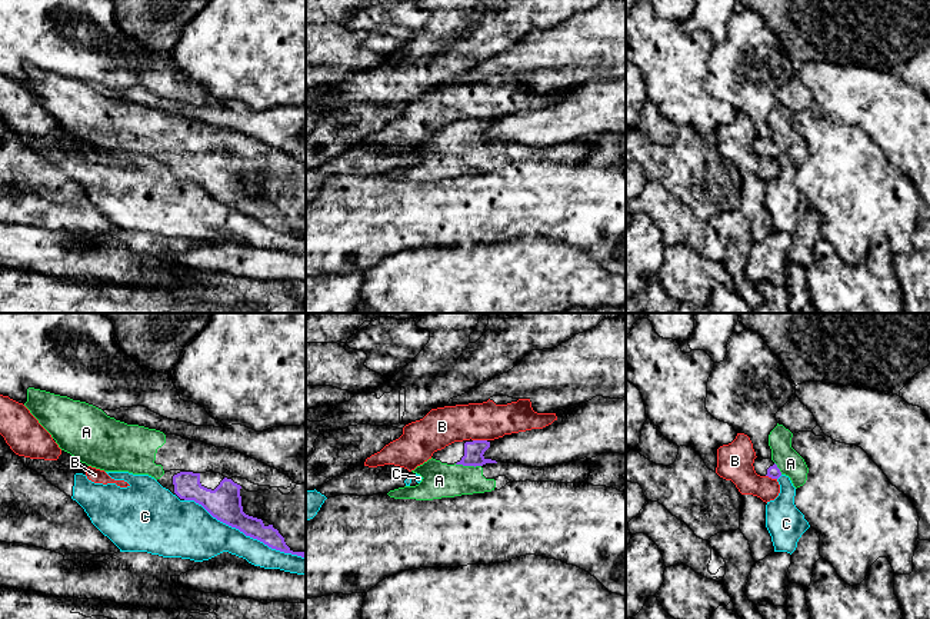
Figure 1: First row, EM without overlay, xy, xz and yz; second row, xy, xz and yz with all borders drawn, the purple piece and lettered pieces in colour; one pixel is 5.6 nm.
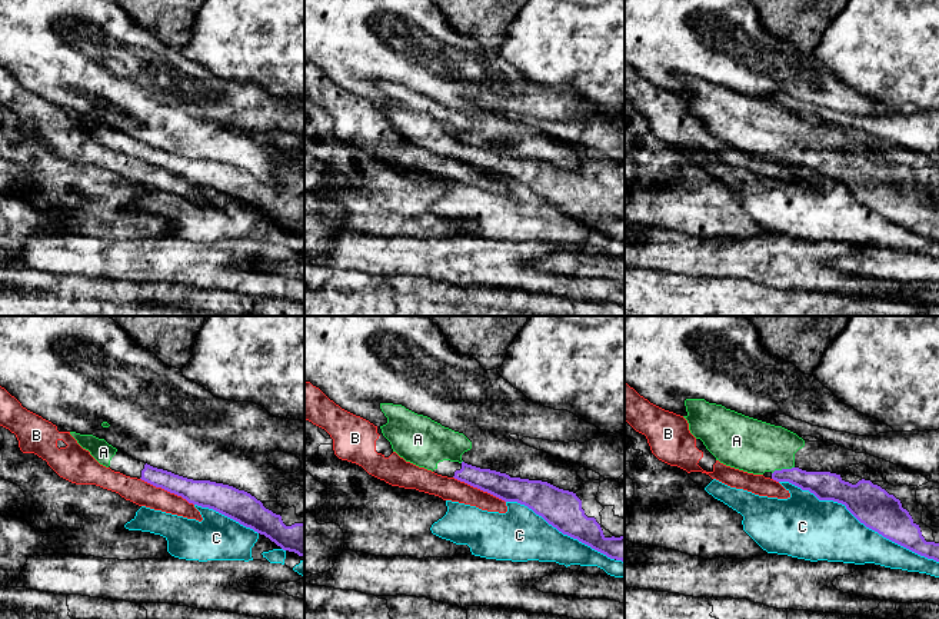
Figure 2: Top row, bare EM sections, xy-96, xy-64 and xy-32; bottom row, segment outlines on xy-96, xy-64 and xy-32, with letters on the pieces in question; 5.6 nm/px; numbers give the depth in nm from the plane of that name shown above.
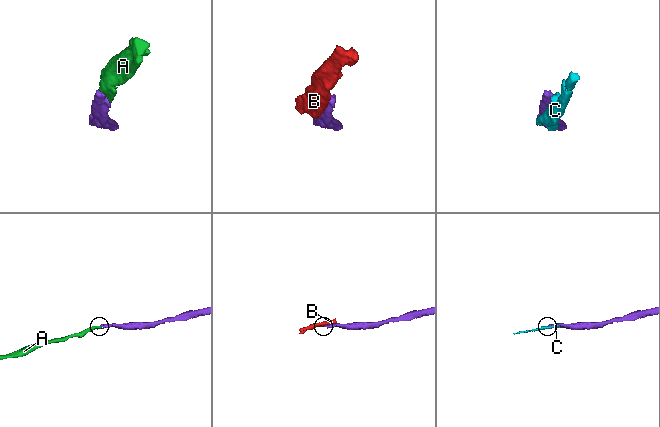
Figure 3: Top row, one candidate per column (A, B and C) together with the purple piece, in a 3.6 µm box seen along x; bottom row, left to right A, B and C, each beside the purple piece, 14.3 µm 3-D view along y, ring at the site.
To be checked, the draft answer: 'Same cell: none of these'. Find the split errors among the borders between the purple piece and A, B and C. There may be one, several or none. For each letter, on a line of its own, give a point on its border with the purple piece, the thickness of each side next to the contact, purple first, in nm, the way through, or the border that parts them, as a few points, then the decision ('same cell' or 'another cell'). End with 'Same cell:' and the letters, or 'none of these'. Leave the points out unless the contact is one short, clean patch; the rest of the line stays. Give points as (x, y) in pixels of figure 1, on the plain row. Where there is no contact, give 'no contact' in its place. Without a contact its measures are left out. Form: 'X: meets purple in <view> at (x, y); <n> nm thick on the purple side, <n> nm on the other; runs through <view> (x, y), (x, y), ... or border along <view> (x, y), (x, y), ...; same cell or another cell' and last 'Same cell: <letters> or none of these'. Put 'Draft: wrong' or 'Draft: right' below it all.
A: meets purple in xz at (467, 145); 110 nm thick on the purple side, 190 nm on the other; runs through xz (473, 130), (473, 139), (467, 145), (452, 160), (439, 160); same cell
B: meets purple in xz at (480, 120); 110 nm thick on the purple side, 220 nm on the other; another cell
C: meets purple in xy at (244, 213); 190 nm thick on the purple side, 260 nm on the other; another cell
Same cell: A
Draft: wrong

